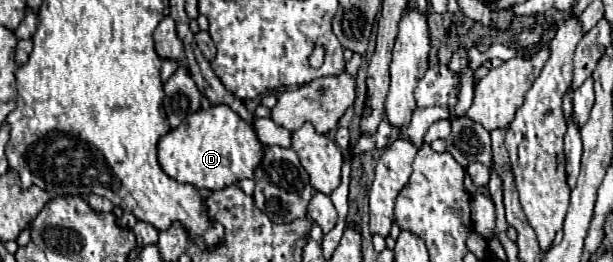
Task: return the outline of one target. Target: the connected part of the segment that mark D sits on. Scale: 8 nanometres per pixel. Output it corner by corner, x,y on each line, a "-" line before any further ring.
219,104
189,114
175,130
169,130
159,140
157,158
163,172
177,182
221,190
243,178
253,178
253,170
263,158
263,146
251,124
241,120
229,106

